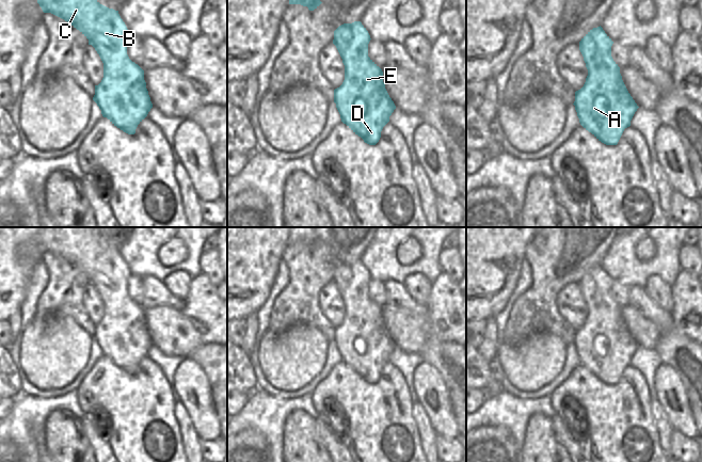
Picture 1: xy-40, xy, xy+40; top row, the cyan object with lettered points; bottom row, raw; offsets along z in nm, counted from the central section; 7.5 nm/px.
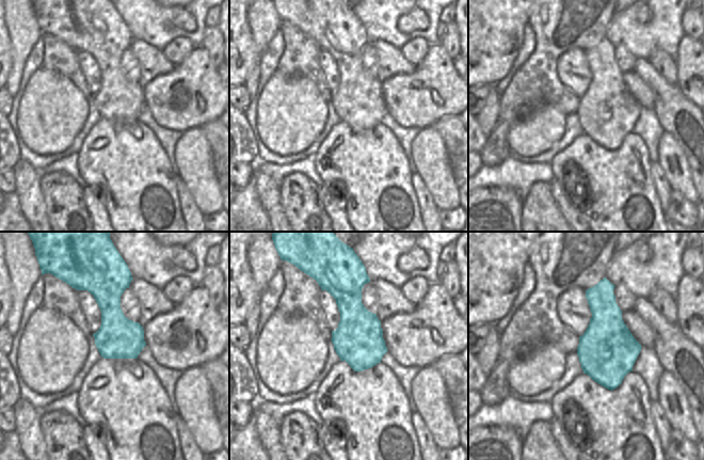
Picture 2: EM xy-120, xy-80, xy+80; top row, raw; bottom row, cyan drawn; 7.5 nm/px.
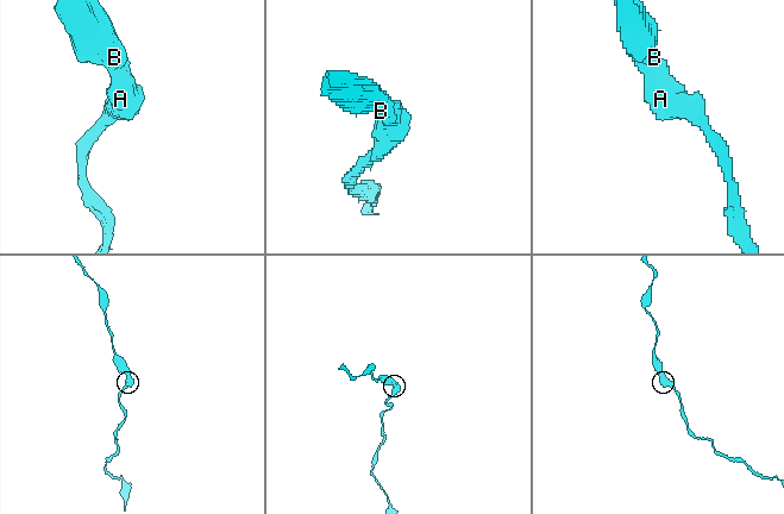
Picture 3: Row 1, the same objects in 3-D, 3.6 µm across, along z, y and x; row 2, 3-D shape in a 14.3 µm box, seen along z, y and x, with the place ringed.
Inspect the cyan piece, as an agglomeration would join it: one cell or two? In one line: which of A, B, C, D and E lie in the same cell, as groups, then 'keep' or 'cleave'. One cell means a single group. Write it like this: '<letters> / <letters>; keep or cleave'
A B C D E; keep

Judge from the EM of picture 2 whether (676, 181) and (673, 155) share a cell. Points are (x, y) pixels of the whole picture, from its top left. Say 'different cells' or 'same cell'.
same cell

